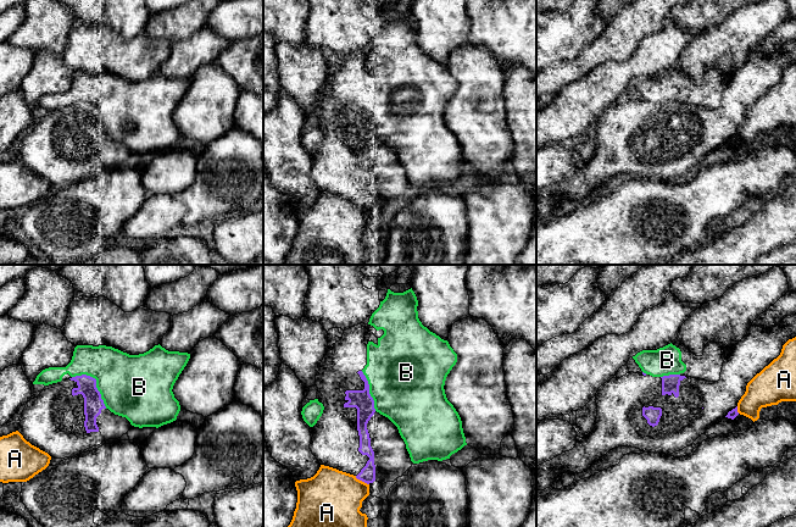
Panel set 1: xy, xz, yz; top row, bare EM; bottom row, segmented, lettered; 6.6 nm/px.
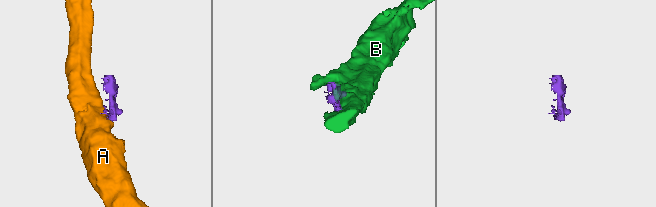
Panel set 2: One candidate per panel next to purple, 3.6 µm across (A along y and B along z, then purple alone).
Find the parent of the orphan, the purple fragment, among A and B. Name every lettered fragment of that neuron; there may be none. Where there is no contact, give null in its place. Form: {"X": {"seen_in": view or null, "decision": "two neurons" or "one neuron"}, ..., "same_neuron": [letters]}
{"A": {"seen_in": "xz", "decision": "two neurons"}, "B": {"seen_in": "xy", "decision": "two neurons"}, "same_neuron": []}

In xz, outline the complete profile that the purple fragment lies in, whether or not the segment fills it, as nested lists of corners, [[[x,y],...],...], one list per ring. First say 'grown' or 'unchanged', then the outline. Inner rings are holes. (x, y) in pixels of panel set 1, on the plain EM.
grown; [[[368,51],[351,54],[324,82],[316,101],[317,126],[324,137],[312,154],[310,176],[321,192],[354,201],[367,211],[374,207],[384,211],[403,203],[412,188],[397,154],[374,135],[369,111],[362,99],[367,91],[369,63]]]

